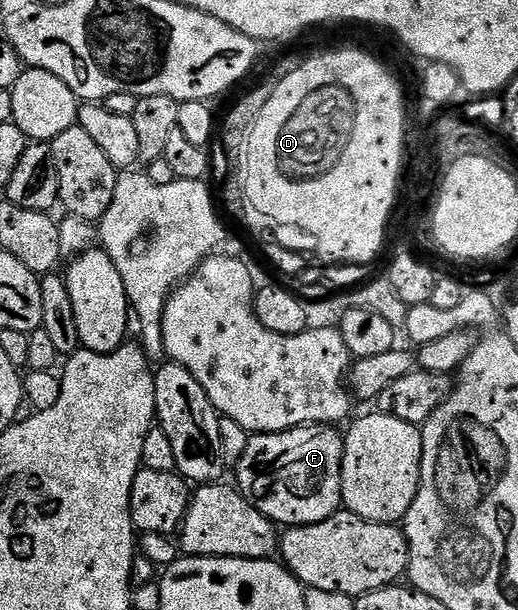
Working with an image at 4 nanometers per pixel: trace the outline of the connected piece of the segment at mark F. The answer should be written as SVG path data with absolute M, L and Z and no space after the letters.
M307 424L286 432L267 432L249 437L247 449L239 458L236 487L243 498L260 514L278 526L301 526L324 522L343 507L342 503L342 450L344 436L337 427L328 424Z

